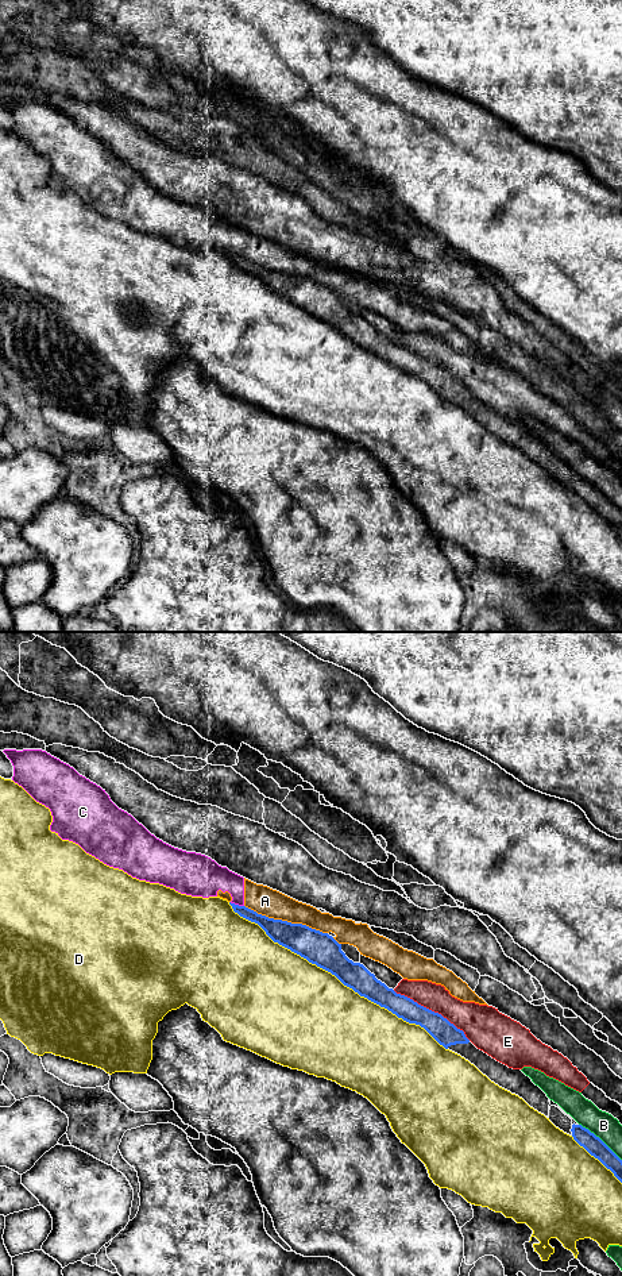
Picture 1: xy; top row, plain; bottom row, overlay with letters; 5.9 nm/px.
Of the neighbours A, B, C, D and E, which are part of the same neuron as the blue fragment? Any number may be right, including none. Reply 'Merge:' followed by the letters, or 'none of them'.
Merge: none of them

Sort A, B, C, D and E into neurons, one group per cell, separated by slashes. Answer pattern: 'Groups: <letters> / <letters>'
Groups: A C / B / D / E

